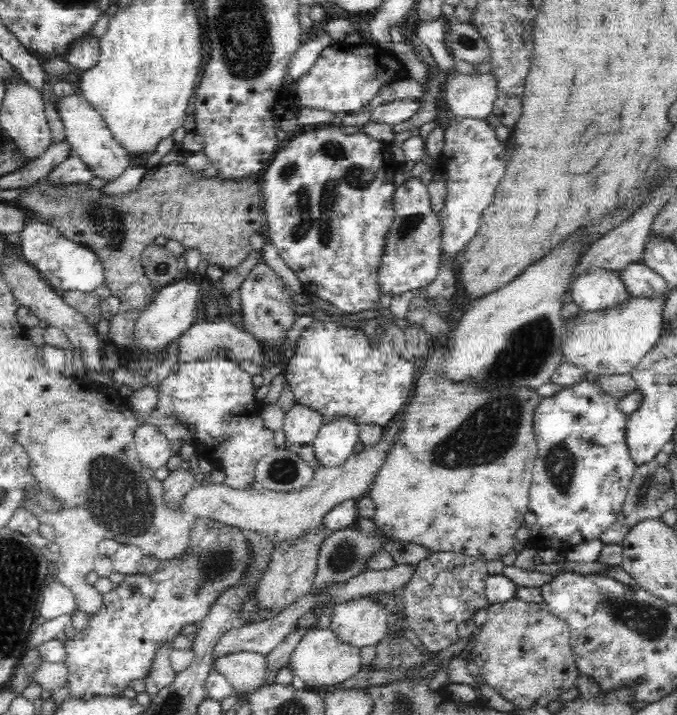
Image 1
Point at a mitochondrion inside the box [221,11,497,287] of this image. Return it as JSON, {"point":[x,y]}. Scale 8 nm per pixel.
{"point":[355,177]}

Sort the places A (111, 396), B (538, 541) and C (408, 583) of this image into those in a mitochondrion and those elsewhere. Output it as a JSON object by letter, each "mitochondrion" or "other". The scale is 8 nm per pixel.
{"A":"other","B":"other","C":"other"}

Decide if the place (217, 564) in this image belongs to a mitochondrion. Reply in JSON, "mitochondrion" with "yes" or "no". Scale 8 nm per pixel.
{"mitochondrion":"yes"}

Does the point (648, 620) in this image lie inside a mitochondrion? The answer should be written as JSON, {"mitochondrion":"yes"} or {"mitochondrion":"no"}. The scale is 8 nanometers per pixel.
{"mitochondrion":"yes"}

